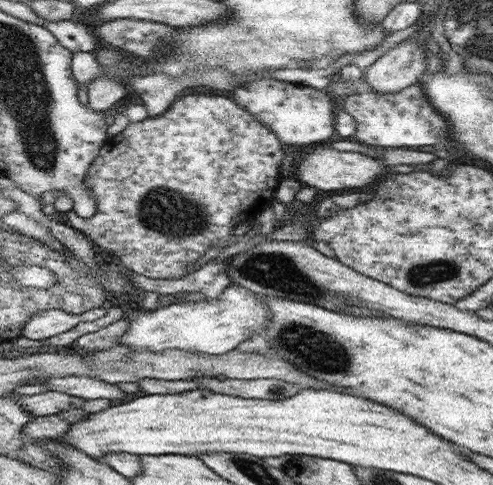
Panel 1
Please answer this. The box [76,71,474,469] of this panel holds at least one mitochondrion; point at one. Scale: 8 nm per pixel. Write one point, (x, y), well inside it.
(278, 271)

